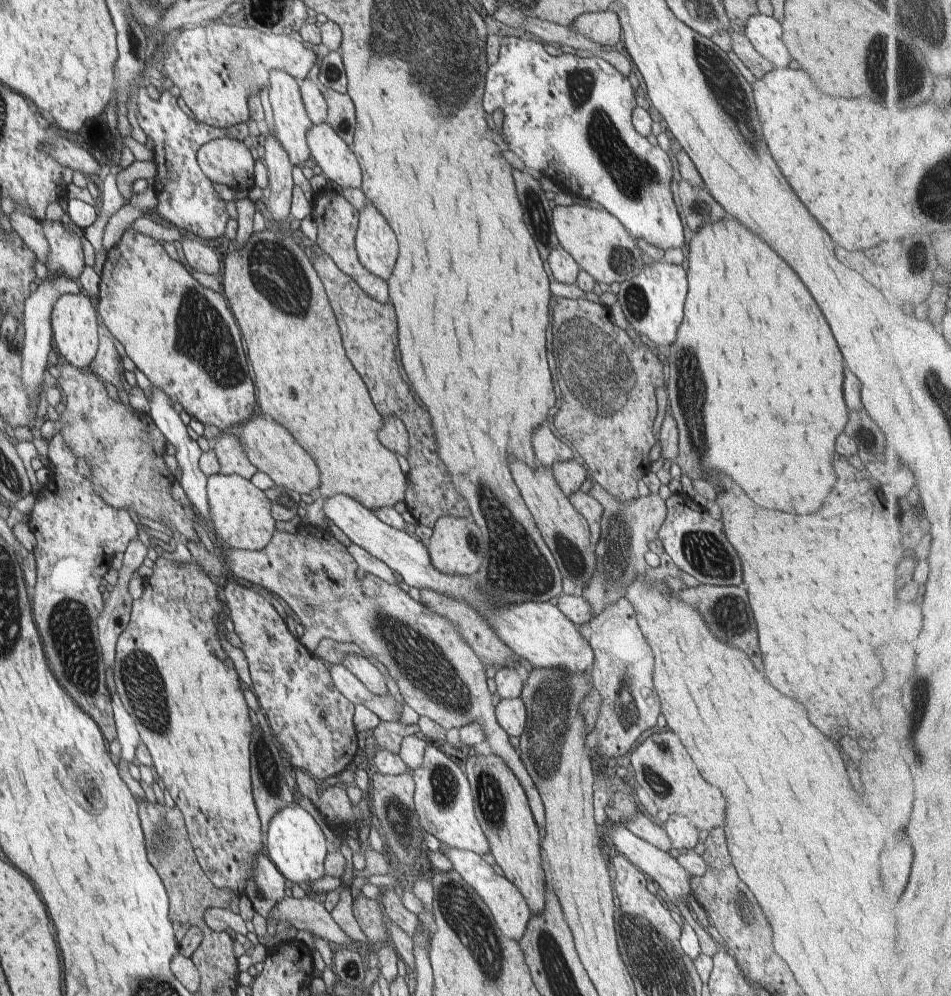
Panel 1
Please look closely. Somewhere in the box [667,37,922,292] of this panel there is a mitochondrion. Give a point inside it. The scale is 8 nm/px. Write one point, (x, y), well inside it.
(711, 65)

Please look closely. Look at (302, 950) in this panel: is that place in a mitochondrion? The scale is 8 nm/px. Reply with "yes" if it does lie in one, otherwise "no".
no

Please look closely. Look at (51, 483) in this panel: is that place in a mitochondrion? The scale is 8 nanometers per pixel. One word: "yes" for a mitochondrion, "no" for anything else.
no

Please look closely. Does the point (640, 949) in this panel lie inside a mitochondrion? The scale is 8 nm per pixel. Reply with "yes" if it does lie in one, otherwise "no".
yes

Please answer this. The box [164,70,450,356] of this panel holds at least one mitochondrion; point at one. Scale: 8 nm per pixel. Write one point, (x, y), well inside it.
(273, 274)

